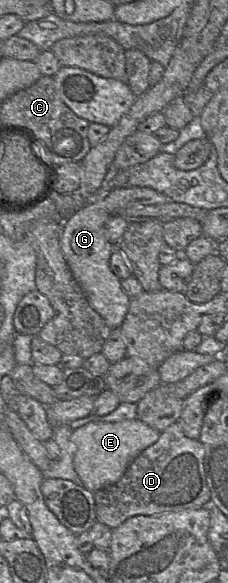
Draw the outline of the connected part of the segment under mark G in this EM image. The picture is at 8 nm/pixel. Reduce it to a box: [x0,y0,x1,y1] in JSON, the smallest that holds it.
[61,187,174,329]

